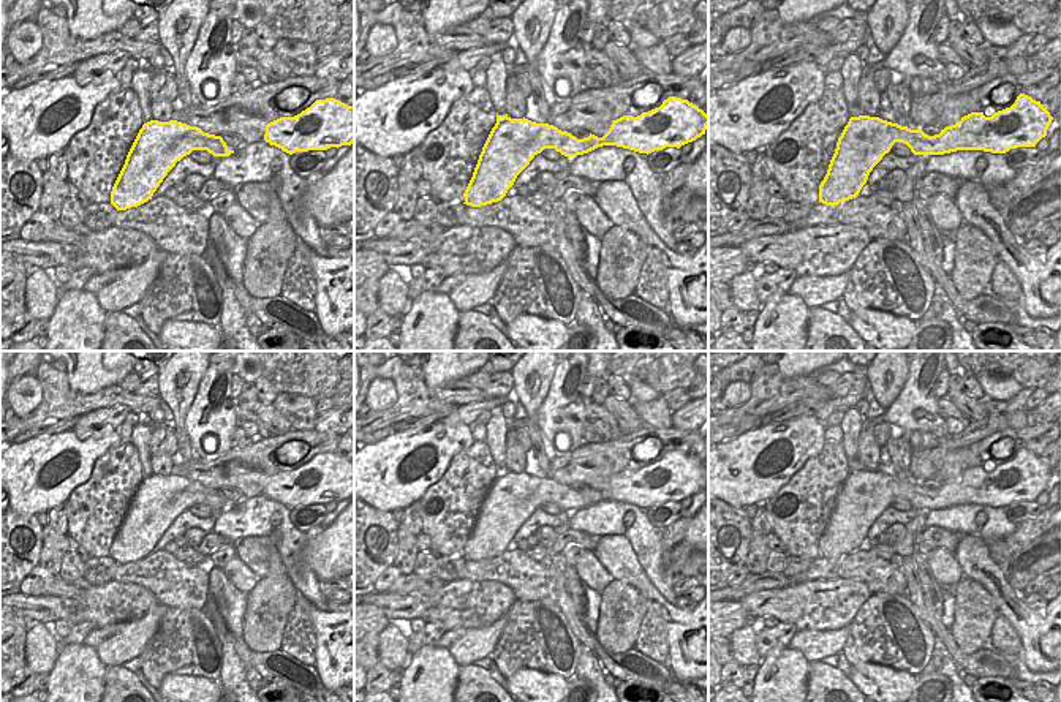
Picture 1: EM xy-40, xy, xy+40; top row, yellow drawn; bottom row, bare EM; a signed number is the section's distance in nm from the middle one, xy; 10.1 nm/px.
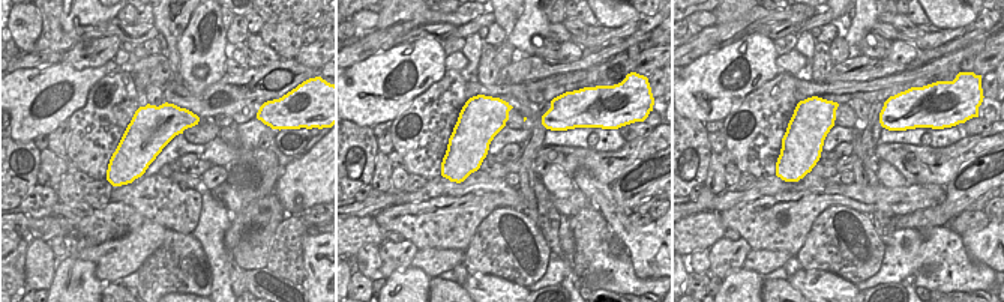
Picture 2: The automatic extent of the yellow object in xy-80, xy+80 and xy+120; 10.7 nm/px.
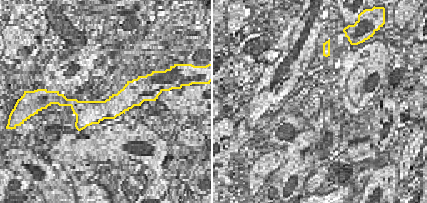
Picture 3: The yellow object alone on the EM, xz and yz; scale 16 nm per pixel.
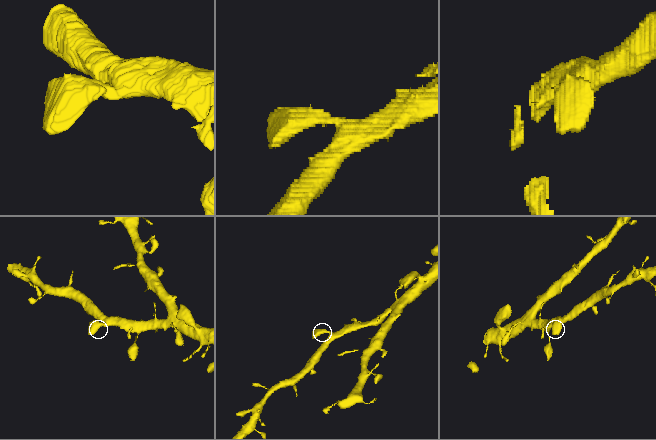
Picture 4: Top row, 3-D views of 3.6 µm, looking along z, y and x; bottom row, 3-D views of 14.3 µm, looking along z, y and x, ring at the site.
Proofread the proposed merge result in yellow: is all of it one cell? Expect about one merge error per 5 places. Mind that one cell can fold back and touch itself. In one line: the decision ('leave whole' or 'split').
leave whole

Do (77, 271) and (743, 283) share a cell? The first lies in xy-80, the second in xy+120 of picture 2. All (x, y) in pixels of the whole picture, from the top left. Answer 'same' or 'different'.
same

